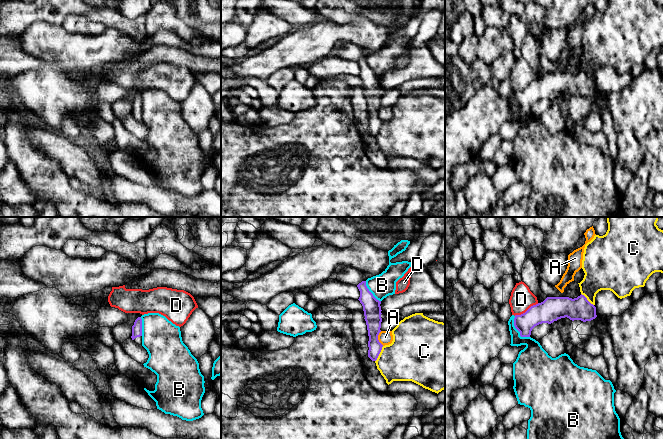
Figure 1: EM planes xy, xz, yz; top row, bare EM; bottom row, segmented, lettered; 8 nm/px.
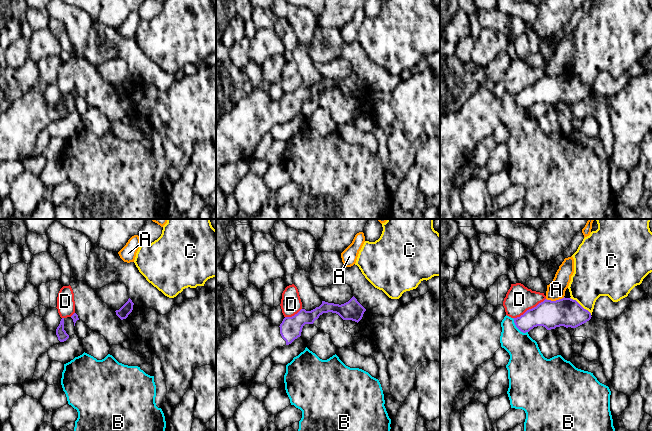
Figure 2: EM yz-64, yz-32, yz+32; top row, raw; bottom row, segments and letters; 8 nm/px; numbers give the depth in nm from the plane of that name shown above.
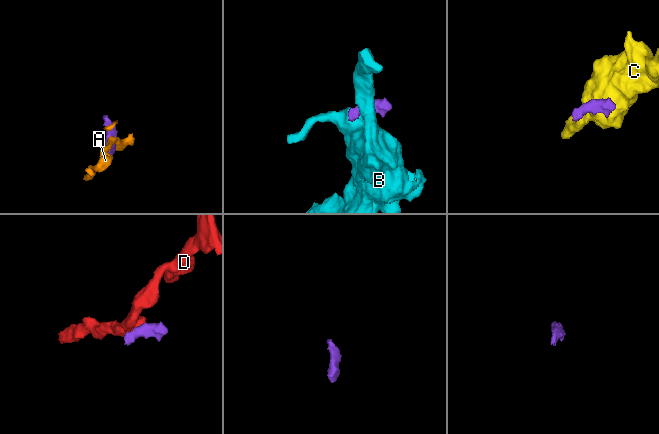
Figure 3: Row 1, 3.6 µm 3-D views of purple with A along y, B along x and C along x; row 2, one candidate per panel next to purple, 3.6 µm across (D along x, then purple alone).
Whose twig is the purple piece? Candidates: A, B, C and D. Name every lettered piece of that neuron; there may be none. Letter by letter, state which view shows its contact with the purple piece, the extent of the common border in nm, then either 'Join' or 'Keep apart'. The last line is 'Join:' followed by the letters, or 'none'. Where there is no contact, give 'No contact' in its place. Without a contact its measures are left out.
A: Touches purple in xz. Shared border 120 nm. Keep apart
B: Touches purple in yz. Shared border 220 nm. Keep apart
C: Touches purple in xz. Shared border 140 nm. Keep apart
D: Touches purple in yz. Shared border 220 nm. Keep apart
Join: none

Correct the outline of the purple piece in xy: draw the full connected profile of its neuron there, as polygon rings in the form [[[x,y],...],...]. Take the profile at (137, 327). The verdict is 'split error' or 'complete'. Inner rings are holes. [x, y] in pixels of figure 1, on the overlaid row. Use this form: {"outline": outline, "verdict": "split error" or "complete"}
{"outline": [[[138,317],[132,326],[132,340],[137,344],[142,345],[142,319]]], "verdict": "split error"}

